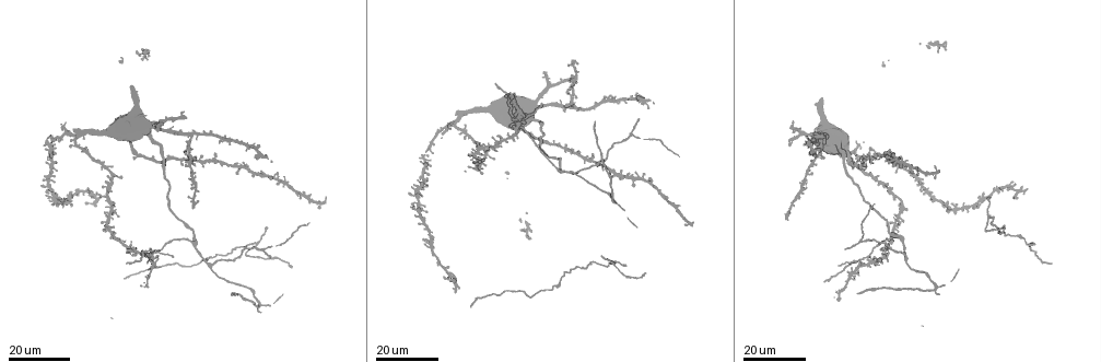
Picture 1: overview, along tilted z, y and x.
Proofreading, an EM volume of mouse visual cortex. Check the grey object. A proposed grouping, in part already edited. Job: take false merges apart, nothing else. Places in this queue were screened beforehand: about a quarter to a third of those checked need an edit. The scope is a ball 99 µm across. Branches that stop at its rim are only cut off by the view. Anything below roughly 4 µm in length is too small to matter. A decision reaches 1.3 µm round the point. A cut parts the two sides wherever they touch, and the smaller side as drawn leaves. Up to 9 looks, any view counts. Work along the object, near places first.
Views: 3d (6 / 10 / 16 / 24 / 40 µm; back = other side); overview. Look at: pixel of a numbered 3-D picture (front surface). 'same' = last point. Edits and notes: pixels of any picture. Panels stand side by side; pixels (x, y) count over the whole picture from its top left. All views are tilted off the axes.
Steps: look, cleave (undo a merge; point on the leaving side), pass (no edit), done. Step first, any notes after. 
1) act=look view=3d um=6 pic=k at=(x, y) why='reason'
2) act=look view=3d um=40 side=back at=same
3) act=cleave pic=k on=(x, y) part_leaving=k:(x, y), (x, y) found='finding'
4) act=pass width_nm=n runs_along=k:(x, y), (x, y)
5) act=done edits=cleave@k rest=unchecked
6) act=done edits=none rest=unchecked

act=look view=3d um=24 pic=1 at=(210, 267)

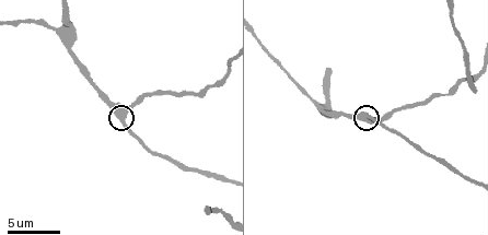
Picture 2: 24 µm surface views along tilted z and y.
act=look view=3d um=6 pic=2 at=(126, 114)

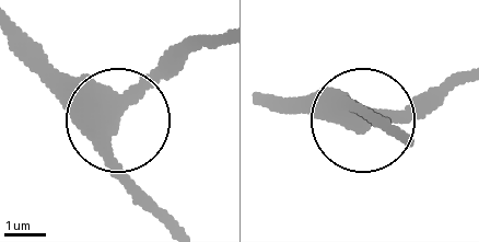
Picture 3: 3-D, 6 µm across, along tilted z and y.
act=pass width_nm=350 runs_along=3:(22, 35), (118, 114), (183, 44) found='all the same neuron'

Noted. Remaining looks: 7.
act=look view=3d um=6 pic=2 at=(58, 36)

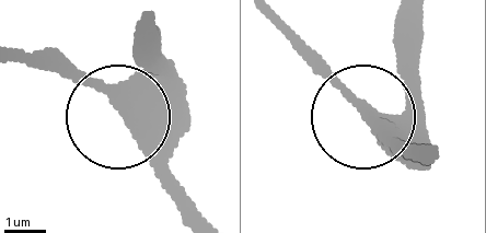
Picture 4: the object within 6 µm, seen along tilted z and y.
act=look view=3d um=6 side=back pic=4 at=(124, 111)

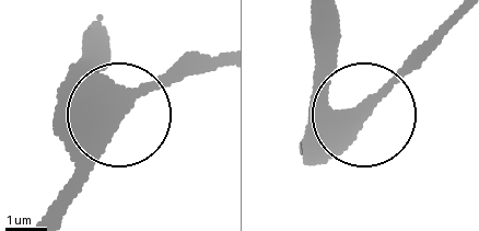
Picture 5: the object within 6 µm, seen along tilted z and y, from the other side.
act=pass runs_along=5:(95, 26), (85, 68), (115, 105), (179, 54) found='all the same neuron'

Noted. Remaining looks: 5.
act=look view=3d um=16 pic=1 at=(248, 252) why='calibre changes'

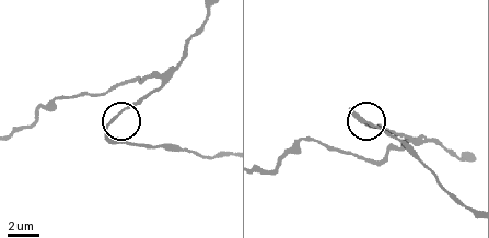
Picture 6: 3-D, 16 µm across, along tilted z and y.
act=look view=3d um=6 pic=6 at=(110, 124) why='closer look'

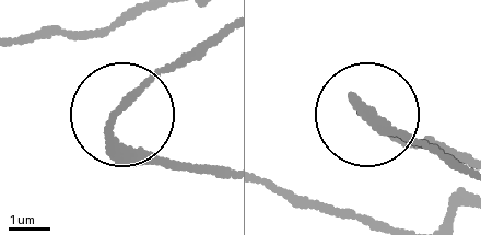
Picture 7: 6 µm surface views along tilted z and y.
act=pass found='continuous, no second neuron'

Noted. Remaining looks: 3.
act=look view=3d um=24 pic=1 at=(257, 244) why='two arms in line, one across'

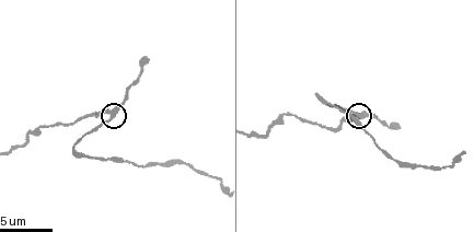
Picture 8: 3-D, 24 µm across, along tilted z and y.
act=look view=3d um=10 pic=8 at=(358, 116) why='closer look'

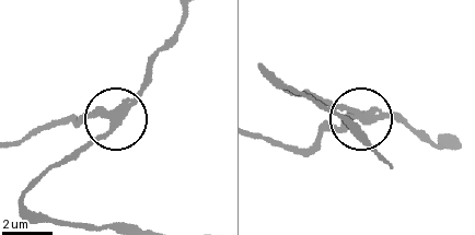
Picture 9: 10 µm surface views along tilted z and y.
act=look view=3d um=6 pic=9 at=(360, 117)

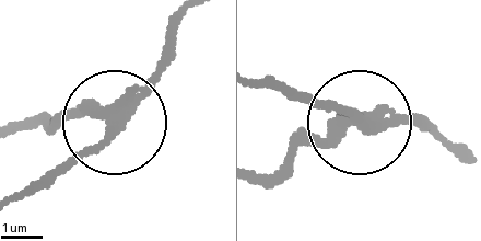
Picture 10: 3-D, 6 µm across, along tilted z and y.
act=cleave pic=10 on=(62, 115) width_nm=310 part_leaving=10:(116, 103), (12, 125) found='a second neuron is stuck on'

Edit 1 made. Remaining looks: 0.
act=done edits=cleave@10 rest=unchecked

